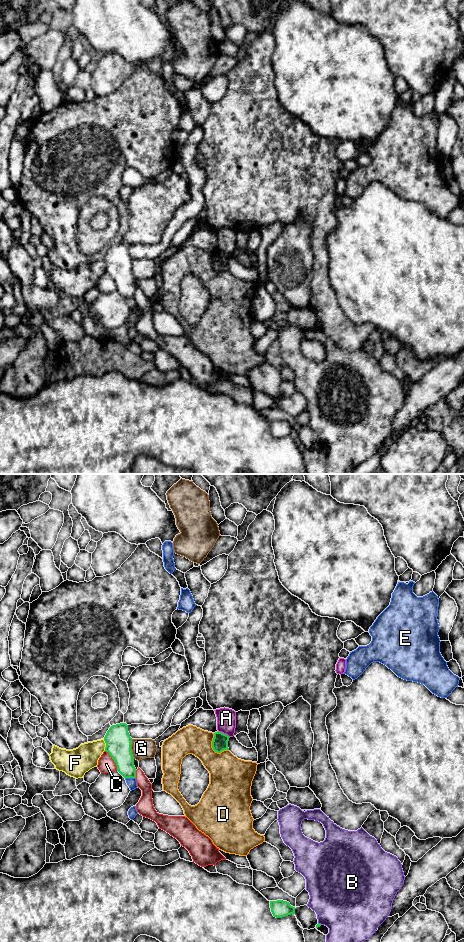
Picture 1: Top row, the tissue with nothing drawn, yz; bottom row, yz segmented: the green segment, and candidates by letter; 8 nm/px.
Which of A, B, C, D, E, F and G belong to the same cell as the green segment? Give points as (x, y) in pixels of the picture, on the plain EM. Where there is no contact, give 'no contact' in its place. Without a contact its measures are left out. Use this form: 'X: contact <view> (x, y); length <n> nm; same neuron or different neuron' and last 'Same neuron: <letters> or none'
A: contact yz (223, 253); length 110 nm; different neuron
B: contact yz (349, 468); length 100 nm; different neuron
C: contact yz (113, 279); length 190 nm; different neuron
D: contact yz (213, 269); length 190 nm; different neuron
E: contact yz (130, 297); length 90 nm; different neuron
F: contact yz (106, 265); length 100 nm; different neuron
G: contact yz (131, 269); length 160 nm; different neuron
Same neuron: none

